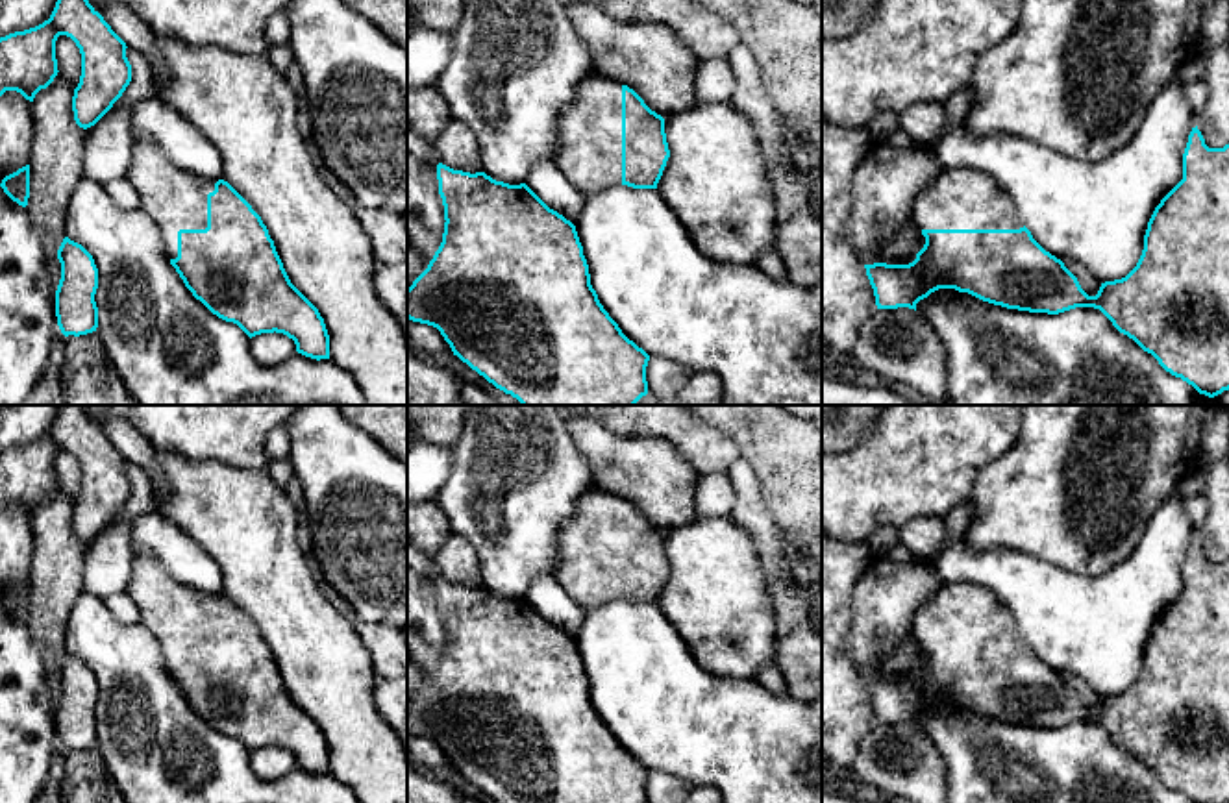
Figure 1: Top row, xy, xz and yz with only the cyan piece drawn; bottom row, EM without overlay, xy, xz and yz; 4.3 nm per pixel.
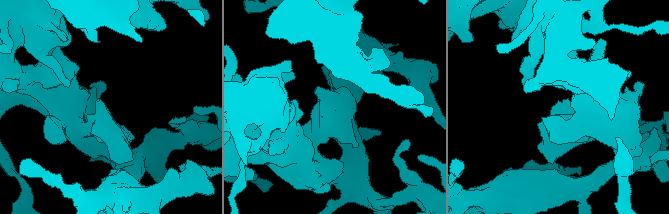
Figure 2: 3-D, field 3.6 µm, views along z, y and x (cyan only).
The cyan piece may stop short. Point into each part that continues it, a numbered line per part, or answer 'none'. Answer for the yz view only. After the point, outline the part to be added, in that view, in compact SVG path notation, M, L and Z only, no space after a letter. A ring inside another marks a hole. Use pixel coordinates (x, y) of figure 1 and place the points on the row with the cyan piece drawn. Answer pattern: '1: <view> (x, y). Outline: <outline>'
1: yz (959, 198). Outline: M972 167L944 168L914 200L912 224L922 229L1020 229L1024 220L1009 192Z

